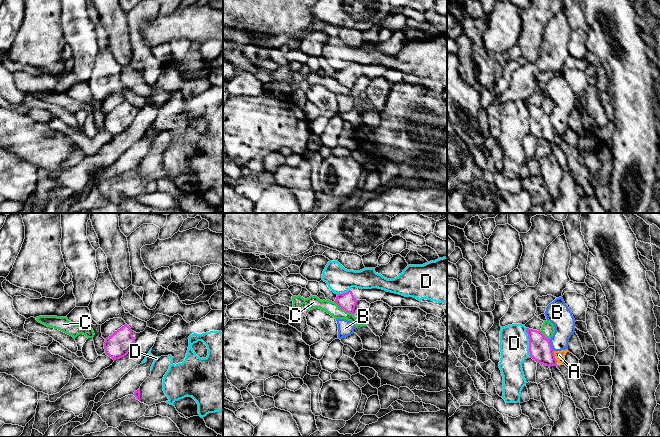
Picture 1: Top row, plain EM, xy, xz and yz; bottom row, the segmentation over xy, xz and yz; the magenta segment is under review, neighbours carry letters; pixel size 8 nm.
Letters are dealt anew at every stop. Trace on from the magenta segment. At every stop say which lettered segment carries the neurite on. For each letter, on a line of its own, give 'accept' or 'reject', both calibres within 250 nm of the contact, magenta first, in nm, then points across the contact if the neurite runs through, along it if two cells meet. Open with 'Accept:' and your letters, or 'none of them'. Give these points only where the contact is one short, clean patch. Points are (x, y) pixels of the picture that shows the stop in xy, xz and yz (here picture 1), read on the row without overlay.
Accept: none of them
A: reject | 180/70 nm | along yz (553, 127), (555, 132)
B: reject | 180/180 nm | along yz (549, 115), (550, 121), (554, 126)
C: reject | 140/100 nm | along xz (334, 77), (353, 91)
D: reject | 180/240 nm | along yz (525, 104), (528, 110), (528, 127), (530, 132)

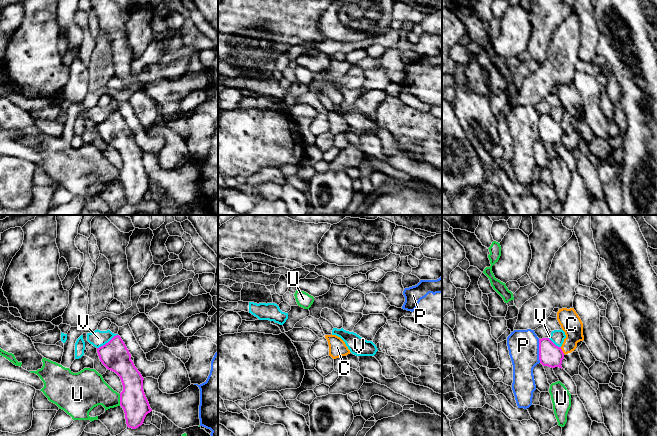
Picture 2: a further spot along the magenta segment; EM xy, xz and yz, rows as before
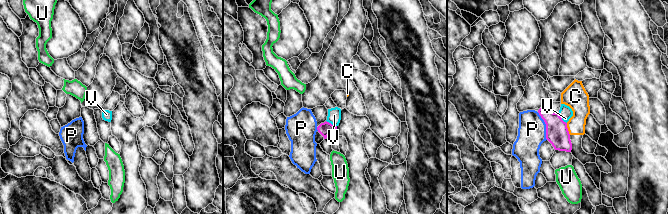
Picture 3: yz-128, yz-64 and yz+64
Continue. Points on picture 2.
Accept: none of them
C: reject | 180/170 nm | along yz (560, 123), (564, 129)
P: reject | 180/260 nm | along yz (538, 115), (538, 135), (540, 138)
U: reject | 200/260 nm | along xy (119, 170), (120, 181)
V: reject | 240/130 nm | along xy (117, 110), (97, 124)

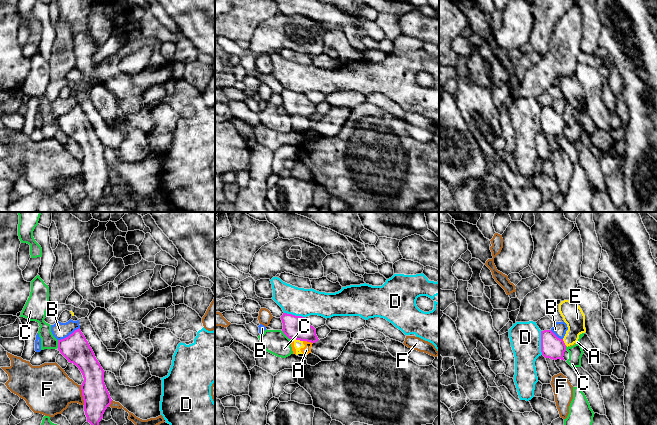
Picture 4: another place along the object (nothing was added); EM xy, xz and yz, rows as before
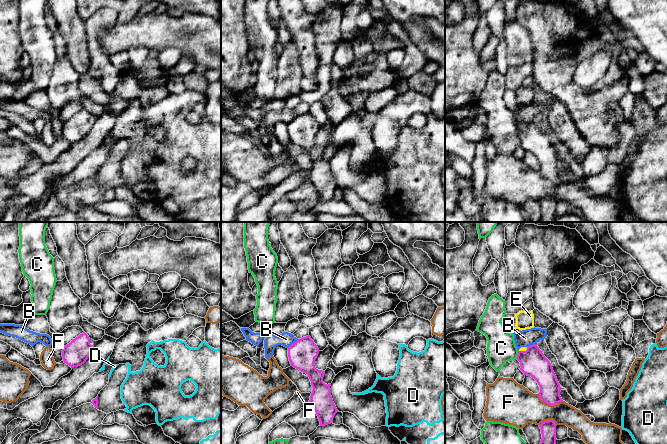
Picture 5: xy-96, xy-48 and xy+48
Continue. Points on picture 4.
Accept: none of them
A: reject | 190/70 nm | along xz (303, 116), (312, 119)
B: reject | 220/130 nm | along xy (79, 103), (58, 116)
C: reject | 190/190 nm
D: reject | 180/260 nm | along yz (540, 107), (540, 127), (542, 130)
E: reject | 190/70 nm | along xz (293, 115), (302, 117)
F: reject | 220/340 nm | along xy (80, 161), (84, 180)

